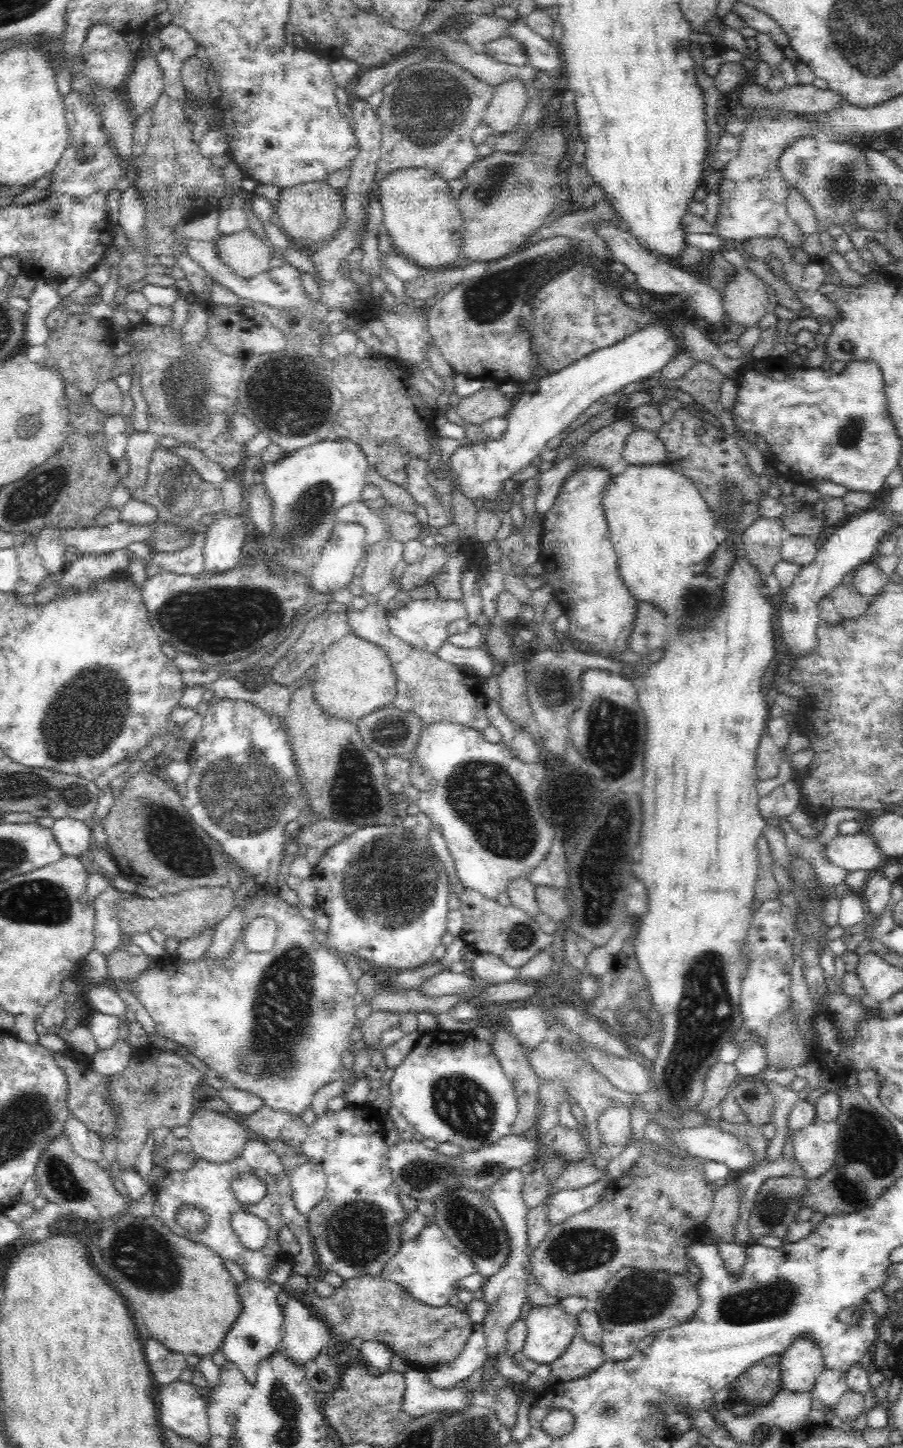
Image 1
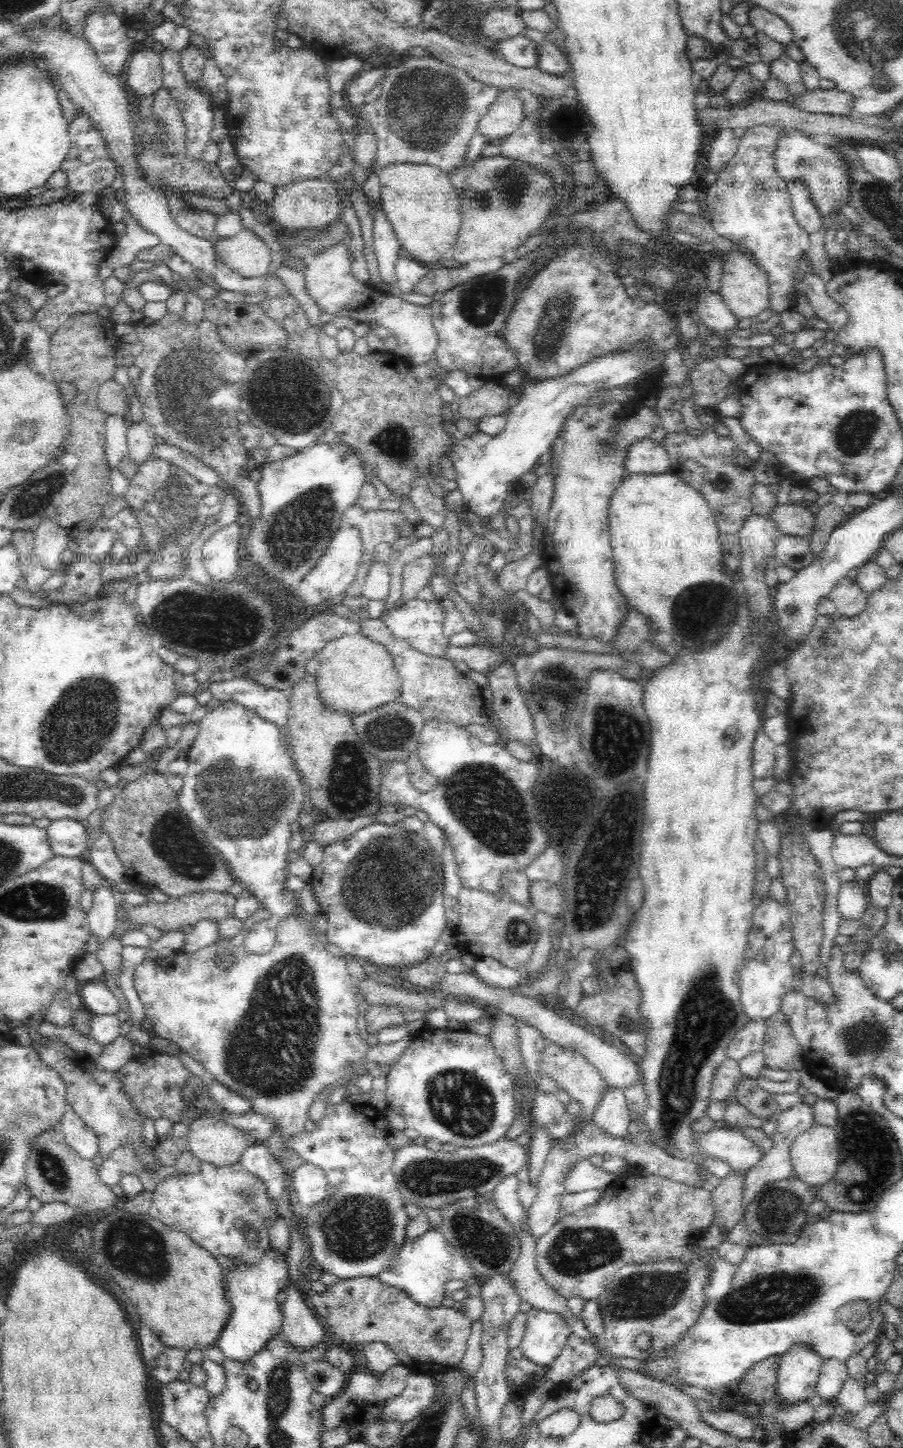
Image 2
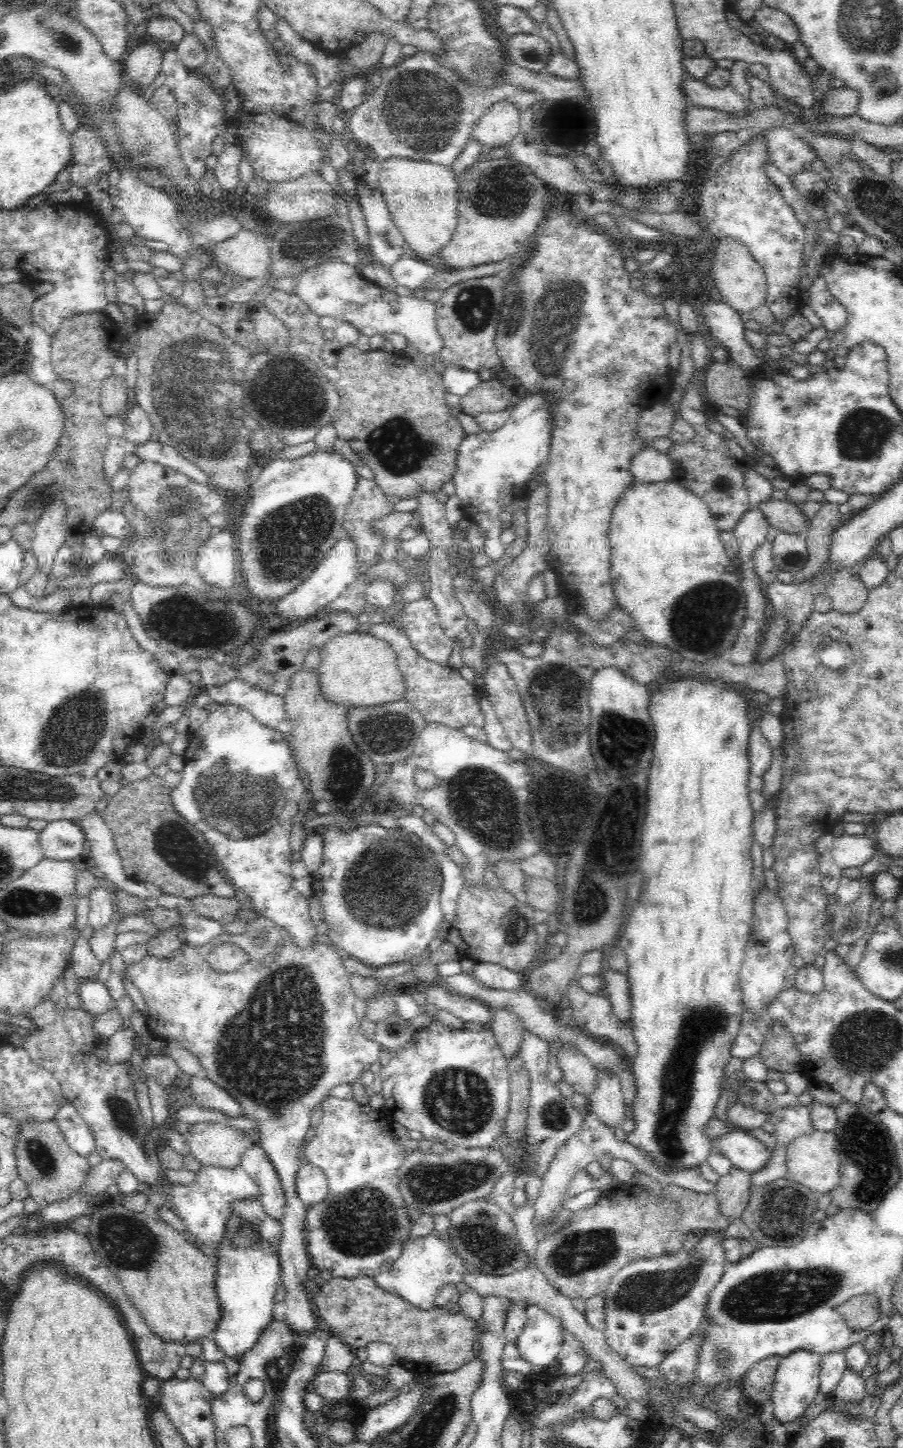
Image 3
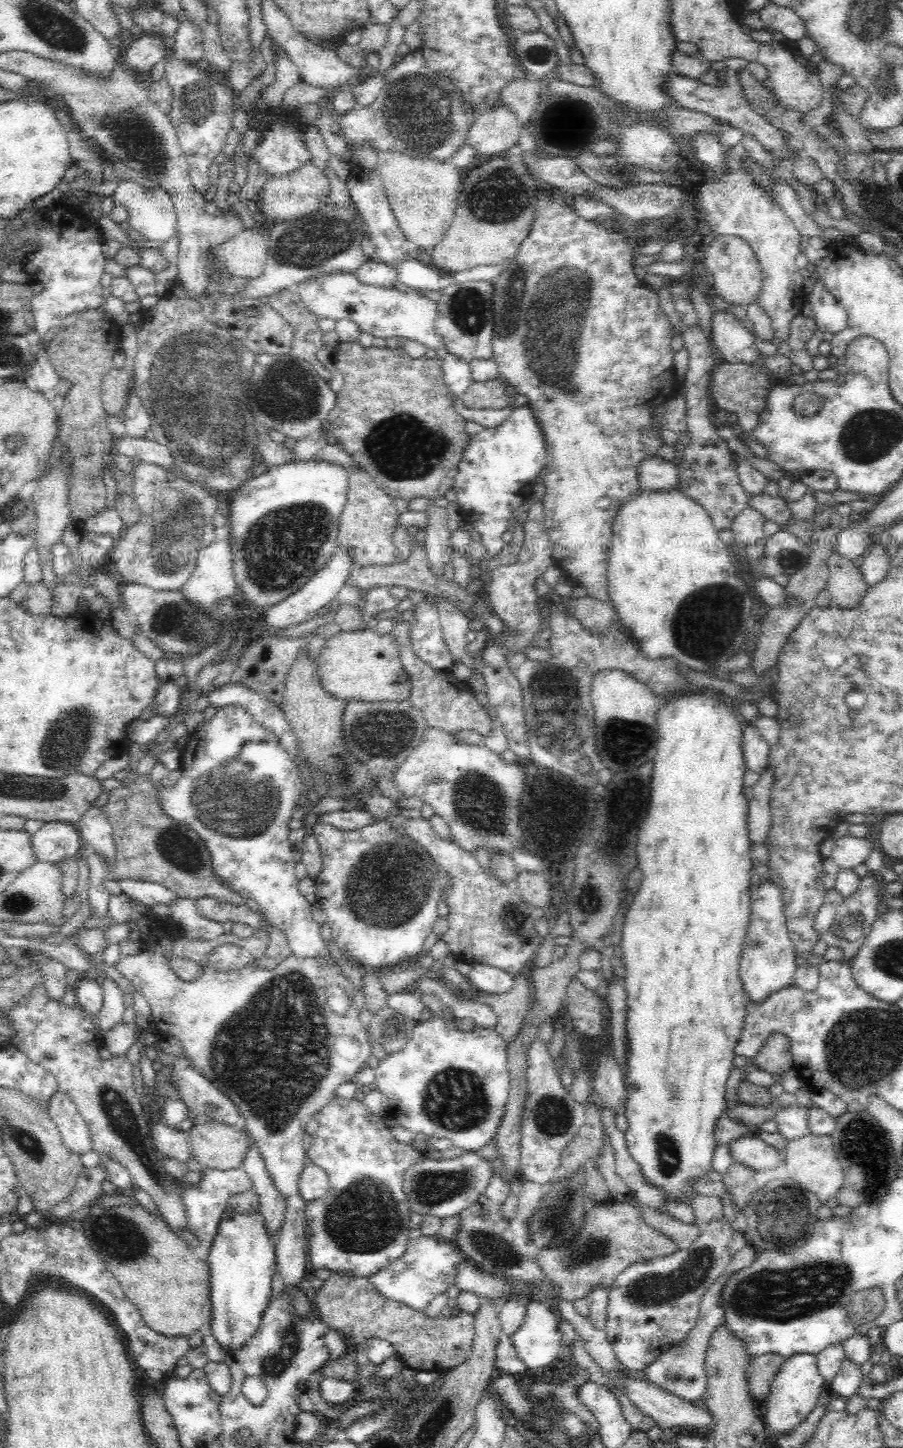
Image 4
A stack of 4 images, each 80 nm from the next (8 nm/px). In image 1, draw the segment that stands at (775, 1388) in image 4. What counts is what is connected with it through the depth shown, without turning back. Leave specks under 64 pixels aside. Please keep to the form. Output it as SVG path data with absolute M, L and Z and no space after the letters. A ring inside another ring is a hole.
M800 1337L781 1354L781 1382L786 1391L813 1391L816 1379L824 1370L823 1354L812 1338Z

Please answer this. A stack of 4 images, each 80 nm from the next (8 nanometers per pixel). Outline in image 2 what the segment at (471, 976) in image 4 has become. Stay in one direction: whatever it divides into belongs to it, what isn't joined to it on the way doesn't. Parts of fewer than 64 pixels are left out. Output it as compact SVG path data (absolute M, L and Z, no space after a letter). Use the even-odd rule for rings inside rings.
M492 957L476 958L471 971L482 982L496 988L512 988L520 982L520 970L504 966Z

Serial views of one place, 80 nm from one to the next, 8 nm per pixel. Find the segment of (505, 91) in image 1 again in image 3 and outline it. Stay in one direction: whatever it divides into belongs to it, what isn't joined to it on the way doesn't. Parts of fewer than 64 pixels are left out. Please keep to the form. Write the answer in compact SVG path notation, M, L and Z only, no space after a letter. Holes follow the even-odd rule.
M498 100L476 123L472 139L482 144L483 150L505 148L521 130L521 110L509 100Z

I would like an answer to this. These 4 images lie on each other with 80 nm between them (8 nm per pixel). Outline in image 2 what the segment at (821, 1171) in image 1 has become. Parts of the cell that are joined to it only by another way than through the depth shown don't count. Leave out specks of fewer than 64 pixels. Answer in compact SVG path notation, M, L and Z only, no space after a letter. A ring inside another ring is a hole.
M814 1123L796 1138L790 1148L794 1167L792 1177L811 1187L828 1183L839 1164L838 1146L835 1127Z

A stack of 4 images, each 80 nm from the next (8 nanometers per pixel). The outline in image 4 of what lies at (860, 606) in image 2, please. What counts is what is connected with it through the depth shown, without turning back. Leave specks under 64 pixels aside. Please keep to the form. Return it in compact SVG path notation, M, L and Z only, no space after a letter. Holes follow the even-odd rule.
M835 552L827 563L829 578L825 589L830 595L831 606L841 610L852 610L863 601L869 589L858 565L838 557Z

